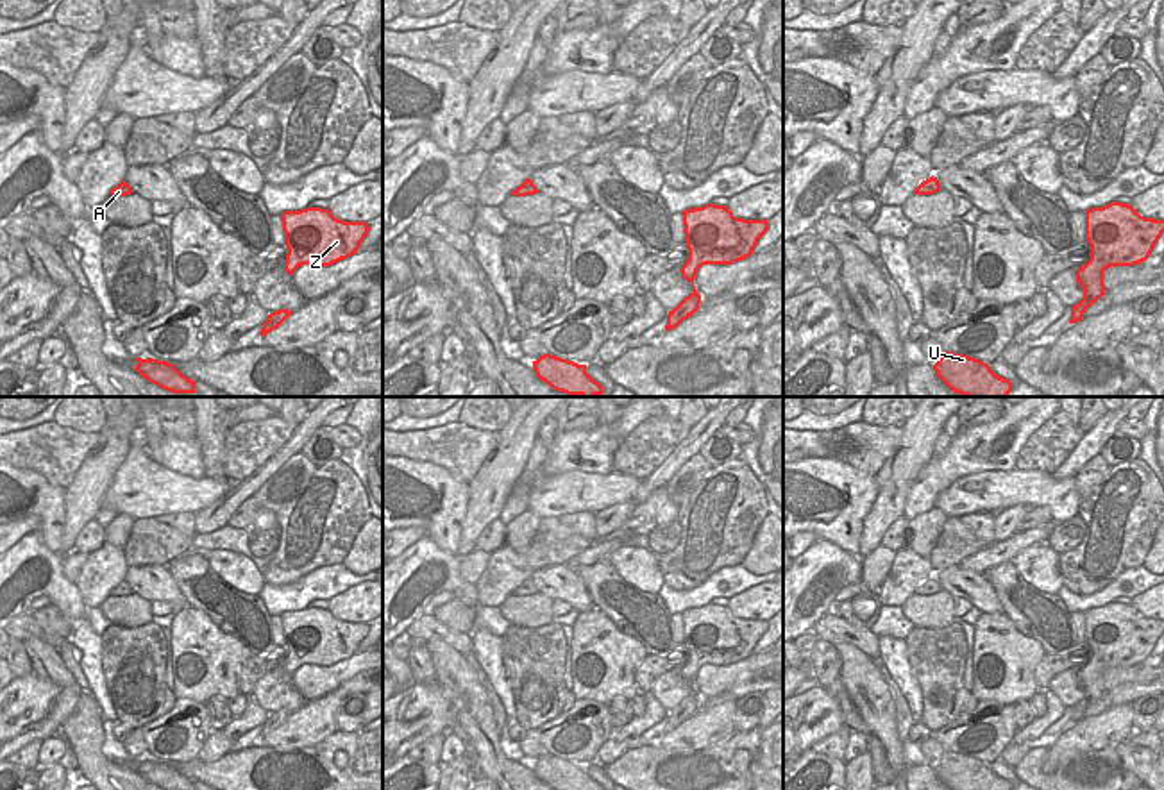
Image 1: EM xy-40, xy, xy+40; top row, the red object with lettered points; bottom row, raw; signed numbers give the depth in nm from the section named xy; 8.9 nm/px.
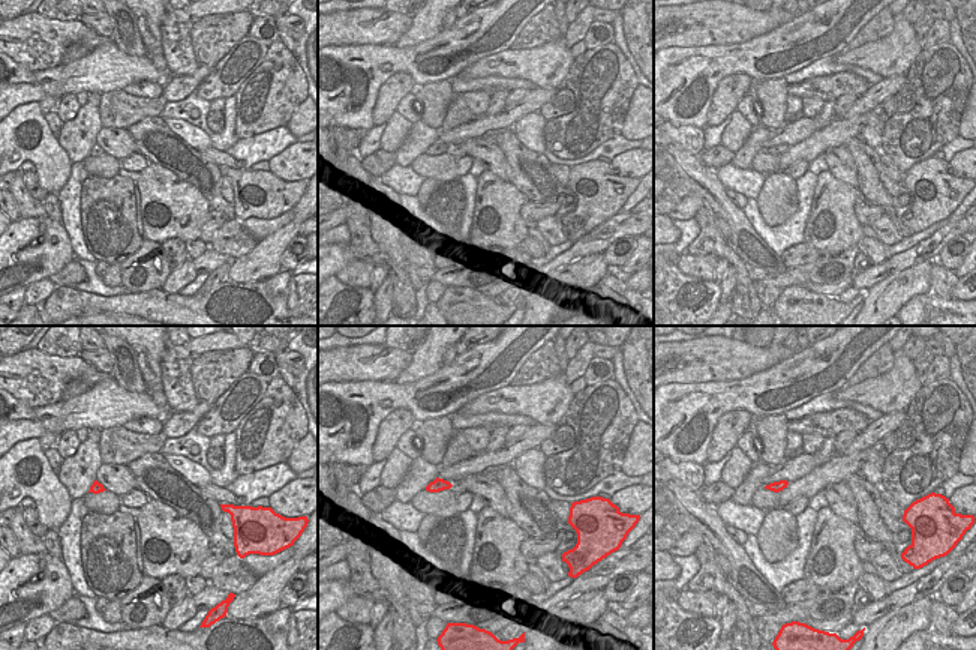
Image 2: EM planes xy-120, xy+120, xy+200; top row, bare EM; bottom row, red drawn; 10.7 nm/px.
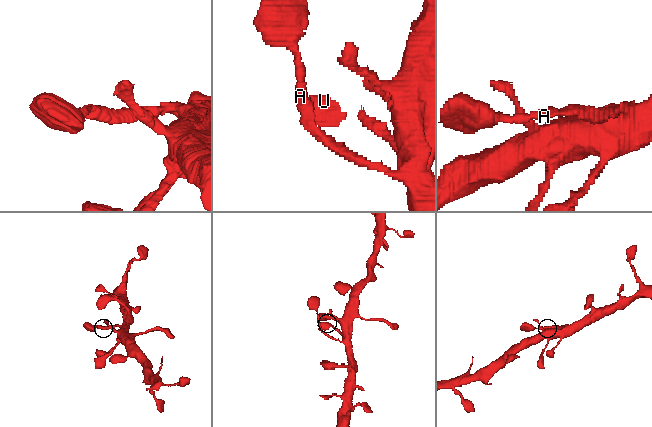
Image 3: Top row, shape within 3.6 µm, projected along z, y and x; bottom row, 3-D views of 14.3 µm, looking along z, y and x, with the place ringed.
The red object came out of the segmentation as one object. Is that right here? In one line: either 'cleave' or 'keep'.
keep

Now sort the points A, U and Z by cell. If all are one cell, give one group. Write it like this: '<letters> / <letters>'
A U Z

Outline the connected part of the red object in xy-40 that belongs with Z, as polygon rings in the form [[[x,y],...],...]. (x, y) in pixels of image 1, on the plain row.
[[[322,608],[284,611],[281,620],[288,649],[284,660],[288,676],[302,665],[331,667],[350,658],[370,631],[365,622],[343,622]]]

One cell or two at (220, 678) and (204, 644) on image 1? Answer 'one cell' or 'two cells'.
one cell

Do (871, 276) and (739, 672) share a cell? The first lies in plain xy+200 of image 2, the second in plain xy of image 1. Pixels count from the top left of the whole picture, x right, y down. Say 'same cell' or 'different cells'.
different cells

